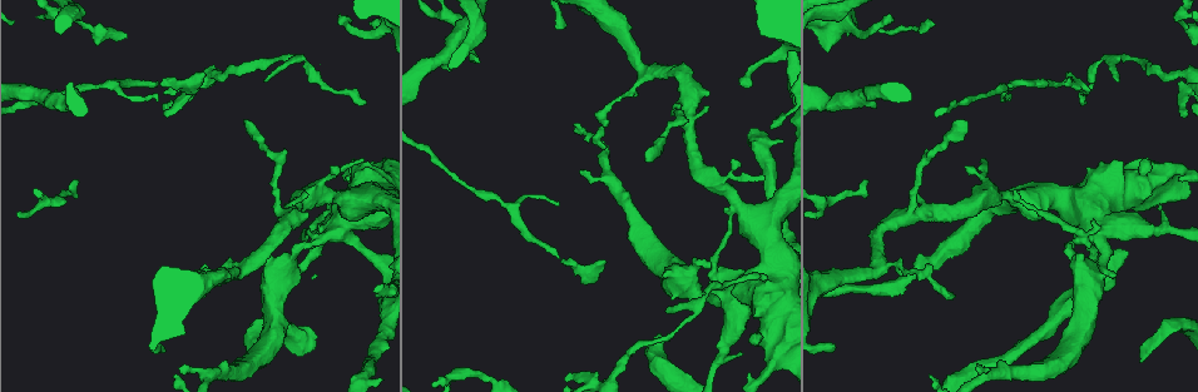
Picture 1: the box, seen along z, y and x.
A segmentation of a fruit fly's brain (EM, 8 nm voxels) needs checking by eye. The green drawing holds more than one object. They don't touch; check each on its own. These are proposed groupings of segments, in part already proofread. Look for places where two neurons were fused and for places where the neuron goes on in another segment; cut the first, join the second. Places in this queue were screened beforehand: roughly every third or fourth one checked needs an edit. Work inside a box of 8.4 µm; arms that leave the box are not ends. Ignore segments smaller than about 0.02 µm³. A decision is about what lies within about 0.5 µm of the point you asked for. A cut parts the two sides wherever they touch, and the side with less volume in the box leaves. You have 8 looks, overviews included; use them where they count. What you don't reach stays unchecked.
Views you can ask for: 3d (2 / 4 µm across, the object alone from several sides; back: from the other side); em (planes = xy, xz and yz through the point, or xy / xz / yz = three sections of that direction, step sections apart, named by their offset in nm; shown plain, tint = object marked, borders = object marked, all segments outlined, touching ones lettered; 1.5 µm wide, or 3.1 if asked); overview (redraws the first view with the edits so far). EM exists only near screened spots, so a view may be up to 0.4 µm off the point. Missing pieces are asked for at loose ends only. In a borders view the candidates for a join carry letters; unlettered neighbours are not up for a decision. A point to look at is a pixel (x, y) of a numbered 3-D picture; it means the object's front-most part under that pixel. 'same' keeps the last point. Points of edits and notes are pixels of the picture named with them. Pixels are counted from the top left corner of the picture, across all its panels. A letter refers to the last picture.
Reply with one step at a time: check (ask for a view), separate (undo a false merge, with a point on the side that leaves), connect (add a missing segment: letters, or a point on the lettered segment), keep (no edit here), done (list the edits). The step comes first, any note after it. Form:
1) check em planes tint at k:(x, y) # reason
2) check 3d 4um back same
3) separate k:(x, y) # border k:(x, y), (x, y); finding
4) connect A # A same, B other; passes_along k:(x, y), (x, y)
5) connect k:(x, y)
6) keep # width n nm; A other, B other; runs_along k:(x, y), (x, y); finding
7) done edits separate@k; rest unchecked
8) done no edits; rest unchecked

check em planes borders at 1:(835, 344)

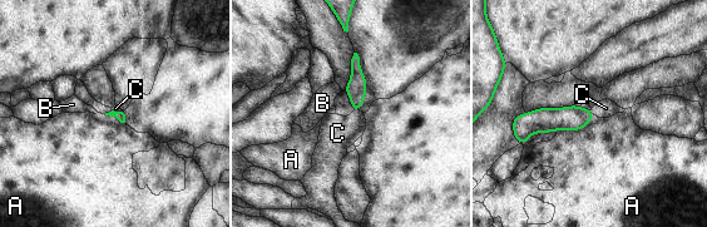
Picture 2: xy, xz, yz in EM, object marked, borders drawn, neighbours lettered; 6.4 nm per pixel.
connect C # A other, B other, C same; passes_along 2:(356, 88), (356, 110), (337, 133); the neuron continues

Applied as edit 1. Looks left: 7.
check overview

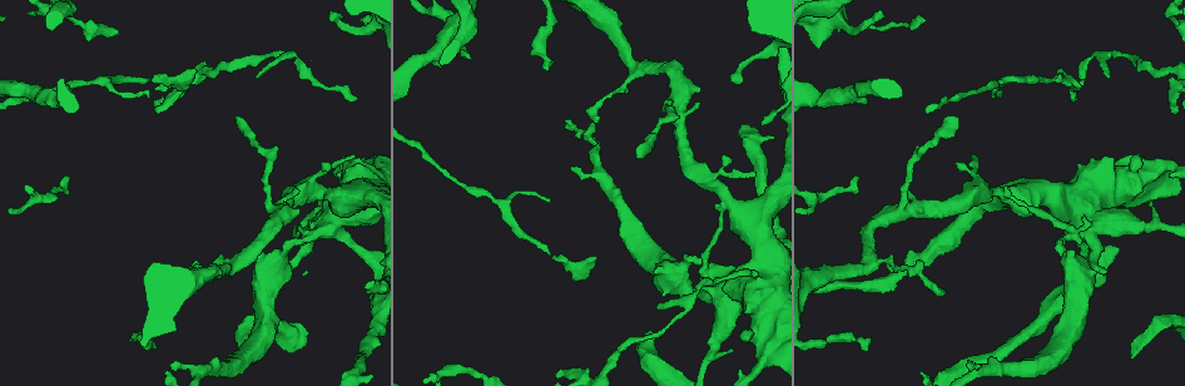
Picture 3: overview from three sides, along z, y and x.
check 3d 4um at 3:(1074, 96) # tapers out

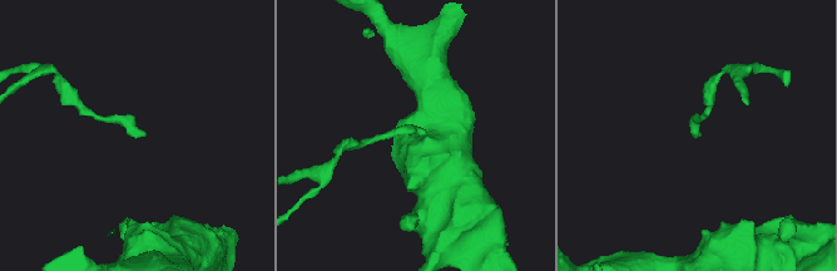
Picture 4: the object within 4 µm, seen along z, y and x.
check em xy step 4 tint at 4:(144, 130)

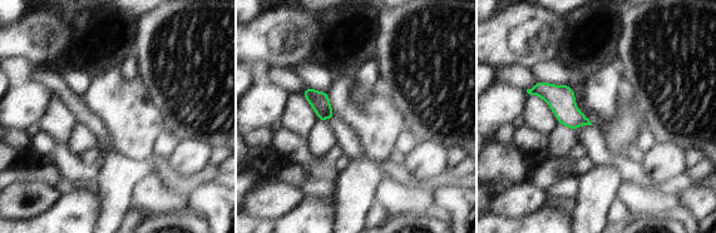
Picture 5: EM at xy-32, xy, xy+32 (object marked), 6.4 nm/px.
check em planes borders same

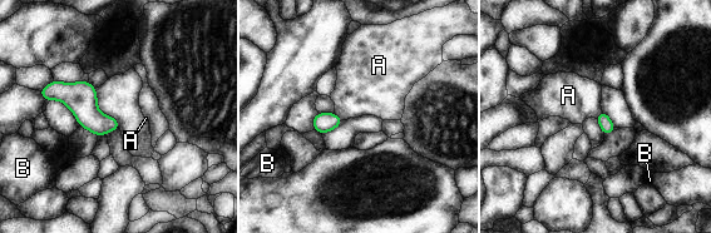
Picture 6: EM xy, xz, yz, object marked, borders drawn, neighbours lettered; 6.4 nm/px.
keep # longest_contact A 80 nm; A other, B other; border 6:(334, 113), (344, 119); none of them fits

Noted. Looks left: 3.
check em xy step 8 borders at 3:(650, 330) # an open end

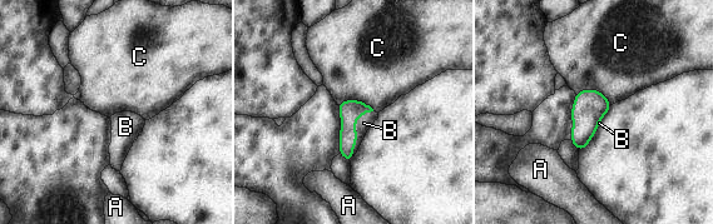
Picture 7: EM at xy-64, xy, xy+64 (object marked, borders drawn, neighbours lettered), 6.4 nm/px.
check em yz step 4 borders same # another direction

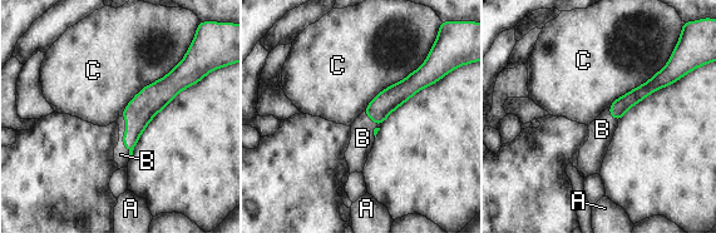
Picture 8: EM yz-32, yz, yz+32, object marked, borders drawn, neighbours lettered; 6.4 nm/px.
connect B # longest_contact C 550 nm; A other, B same, C other; it goes on there

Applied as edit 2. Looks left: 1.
done edits connect@2, connect@8; rest unchecked

